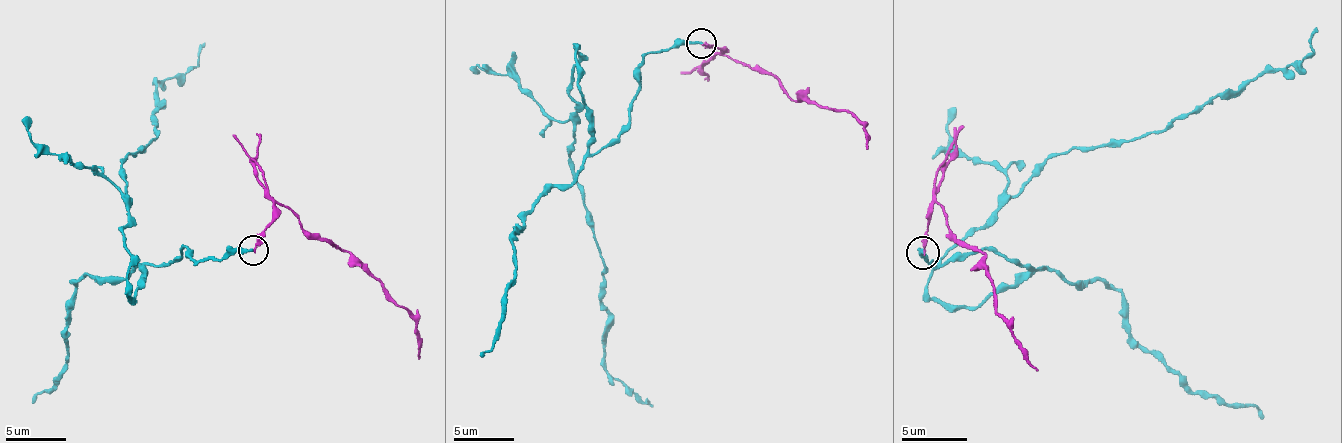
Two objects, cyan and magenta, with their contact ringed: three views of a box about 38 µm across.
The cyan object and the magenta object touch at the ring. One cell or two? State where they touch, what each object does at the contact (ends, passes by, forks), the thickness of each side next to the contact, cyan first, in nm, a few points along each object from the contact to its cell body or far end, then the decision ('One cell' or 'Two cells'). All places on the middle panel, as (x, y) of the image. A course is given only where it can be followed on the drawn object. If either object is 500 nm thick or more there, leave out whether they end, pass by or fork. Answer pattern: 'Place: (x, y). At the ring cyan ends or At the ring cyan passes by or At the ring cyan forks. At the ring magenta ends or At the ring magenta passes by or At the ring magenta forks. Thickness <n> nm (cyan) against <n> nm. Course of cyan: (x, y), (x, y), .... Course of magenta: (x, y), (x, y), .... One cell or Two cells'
Place: (701, 43). At the ring cyan ends. At the ring magenta ends. Thickness 240 nm (cyan) against 200 nm. Course of cyan: (702, 44), (645, 56), (629, 123), (593, 153), (575, 47), (569, 156), (605, 271), (605, 368), (654, 404). Course of magenta: (702, 44), (720, 47), (735, 59), (772, 74), (796, 101), (817, 101), (851, 113), (866, 132), (869, 150). Two cells

